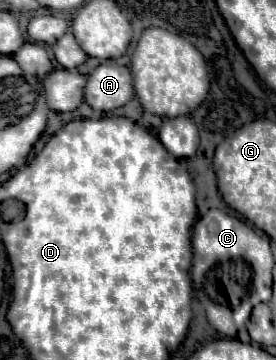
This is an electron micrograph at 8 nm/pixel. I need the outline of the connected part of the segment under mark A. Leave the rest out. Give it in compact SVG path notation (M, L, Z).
M98 65L86 83L84 99L96 111L112 111L134 97L132 75L124 65Z

